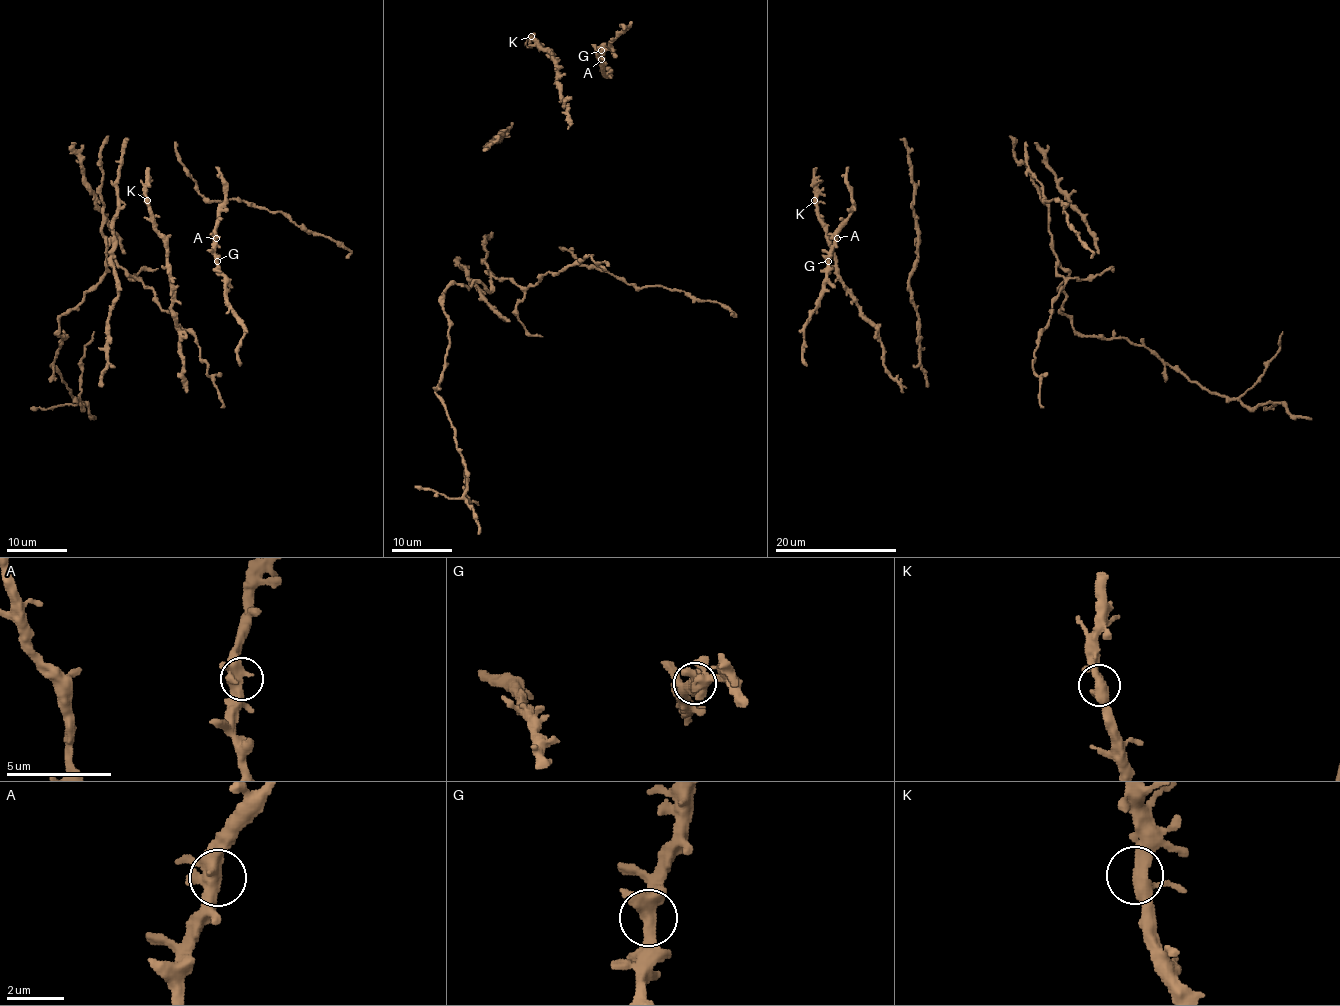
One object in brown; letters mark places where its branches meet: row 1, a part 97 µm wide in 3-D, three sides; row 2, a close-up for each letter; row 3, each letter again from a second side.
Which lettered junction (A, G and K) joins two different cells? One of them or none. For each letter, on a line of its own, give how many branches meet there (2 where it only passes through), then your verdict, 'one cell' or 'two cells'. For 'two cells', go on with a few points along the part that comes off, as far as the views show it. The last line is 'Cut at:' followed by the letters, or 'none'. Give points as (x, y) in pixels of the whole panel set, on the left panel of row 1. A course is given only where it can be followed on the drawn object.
A: branches 3; one cell
G: branches 3; one cell
K: branches 3; one cell
Cut at: none

